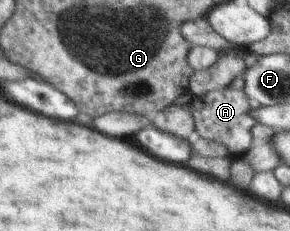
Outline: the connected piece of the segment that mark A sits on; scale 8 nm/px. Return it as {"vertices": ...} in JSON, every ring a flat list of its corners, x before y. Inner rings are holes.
{"vertices":[[231,86,207,92,202,96,194,96,190,102,195,130,204,139,224,143,229,148,232,159,244,156,256,142,250,132,250,128,258,123,253,119,255,106,244,90,234,89]]}

